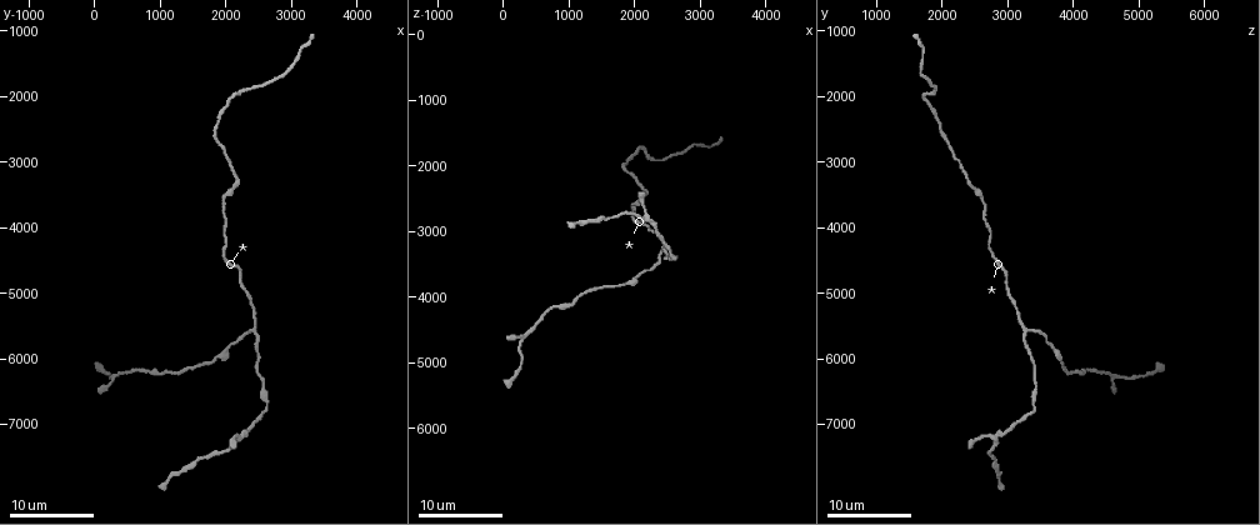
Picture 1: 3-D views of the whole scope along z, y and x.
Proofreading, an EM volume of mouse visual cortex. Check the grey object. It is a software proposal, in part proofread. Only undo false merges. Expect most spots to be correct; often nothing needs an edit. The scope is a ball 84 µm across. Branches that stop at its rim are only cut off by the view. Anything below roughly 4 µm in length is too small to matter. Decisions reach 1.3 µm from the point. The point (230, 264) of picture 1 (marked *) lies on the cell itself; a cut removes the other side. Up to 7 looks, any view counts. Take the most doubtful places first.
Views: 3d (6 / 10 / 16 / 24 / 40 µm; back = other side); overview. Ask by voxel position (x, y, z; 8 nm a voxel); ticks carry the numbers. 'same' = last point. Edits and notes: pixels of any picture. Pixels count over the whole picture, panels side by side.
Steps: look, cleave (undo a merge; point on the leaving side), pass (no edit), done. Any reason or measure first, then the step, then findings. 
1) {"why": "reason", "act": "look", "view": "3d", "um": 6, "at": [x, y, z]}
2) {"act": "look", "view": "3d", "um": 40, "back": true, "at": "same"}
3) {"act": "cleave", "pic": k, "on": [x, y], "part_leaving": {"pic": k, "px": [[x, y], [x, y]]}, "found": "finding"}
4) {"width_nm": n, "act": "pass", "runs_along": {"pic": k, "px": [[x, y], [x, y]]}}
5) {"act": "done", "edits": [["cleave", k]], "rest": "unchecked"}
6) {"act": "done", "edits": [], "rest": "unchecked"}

{"why": "arms part here", "act": "look", "view": "3d", "um": 16, "at": [2450, 5550, 3300]}

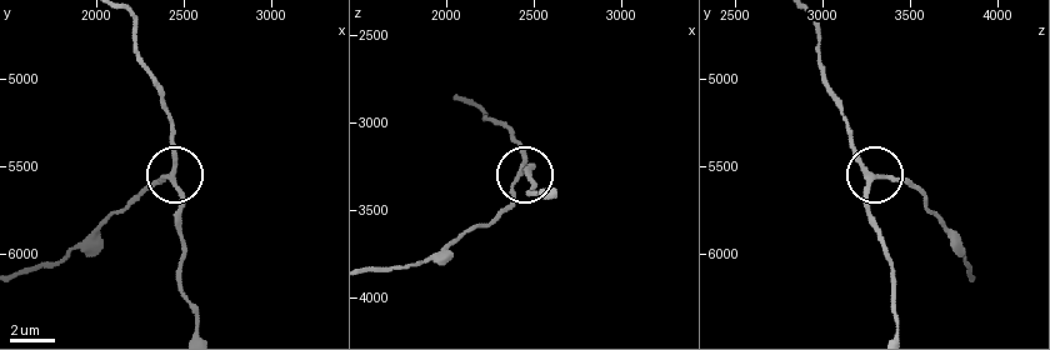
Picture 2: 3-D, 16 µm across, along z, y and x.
{"why": "zoom in", "act": "look", "view": "3d", "um": 10, "at": [2420, 5580, 3280]}

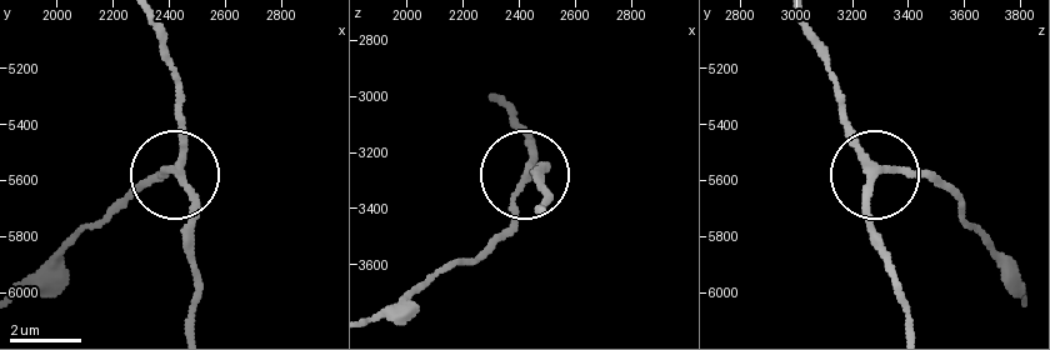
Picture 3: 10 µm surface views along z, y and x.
{"width_nm": 200, "act": "pass", "runs_along": {"pic": 3, "px": [[148, 21], [178, 84], [186, 251]]}, "found": "one cell here"}

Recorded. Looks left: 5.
{"act": "look", "view": "3d", "um": 24, "at": [1900, 5900, 3750]}

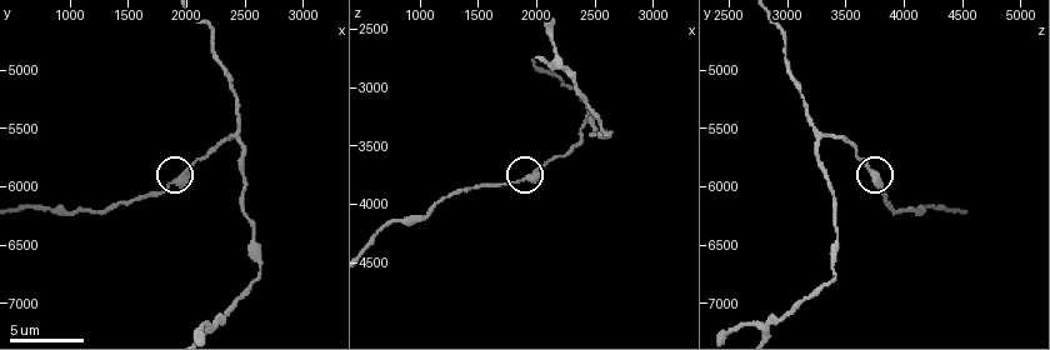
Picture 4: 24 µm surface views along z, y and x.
{"act": "look", "view": "3d", "um": 6, "at": [1920, 5940, 3760]}

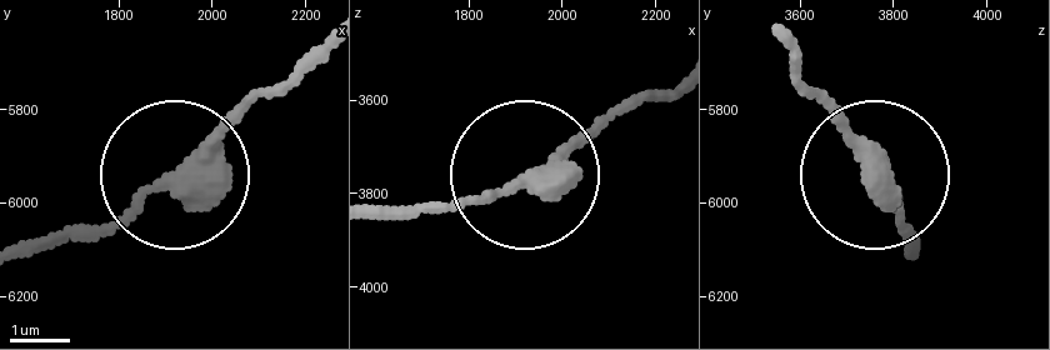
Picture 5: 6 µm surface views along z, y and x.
{"act": "pass", "runs_along": {"pic": 5, "px": [[324, 45], [115, 215], [60, 240]]}, "found": "all the same cell"}

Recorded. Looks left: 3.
{"why": "sudden change in width", "act": "look", "view": "3d", "um": 10, "at": [1100, 6200, 4060]}

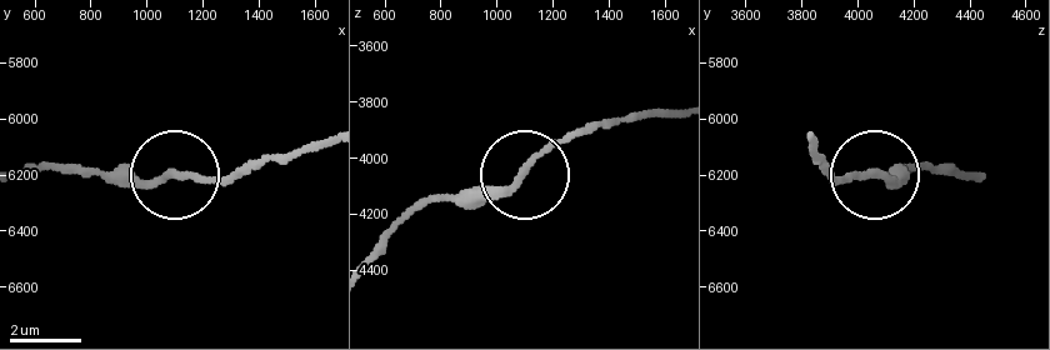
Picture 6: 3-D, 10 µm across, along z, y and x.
{"act": "look", "view": "3d", "um": 6, "at": [1110, 6200, 4050]}

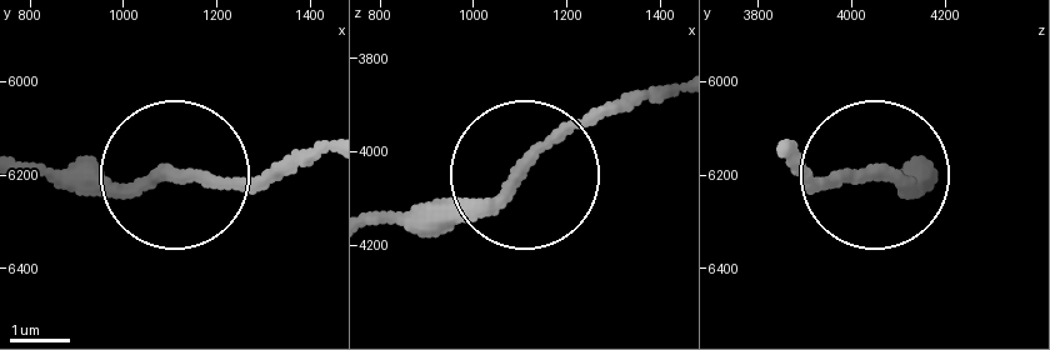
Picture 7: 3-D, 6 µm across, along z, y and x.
{"width_nm": 190, "act": "pass", "runs_along": {"pic": 7, "px": [[329, 148], [239, 183], [164, 168], [20, 183]]}, "found": "all the same cell"}

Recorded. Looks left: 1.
{"act": "done", "edits": [], "rest": "unchecked"}

